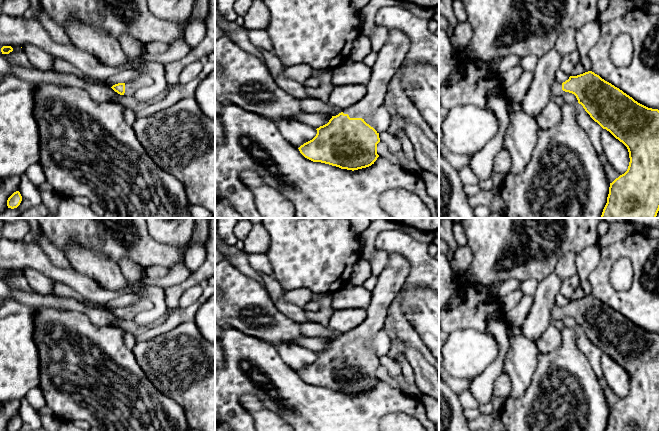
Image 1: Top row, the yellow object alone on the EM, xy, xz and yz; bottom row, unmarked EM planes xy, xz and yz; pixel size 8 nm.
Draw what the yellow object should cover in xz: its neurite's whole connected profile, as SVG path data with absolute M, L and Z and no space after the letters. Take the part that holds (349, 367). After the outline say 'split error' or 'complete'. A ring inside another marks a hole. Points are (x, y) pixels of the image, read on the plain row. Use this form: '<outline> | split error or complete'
M398 253L388 256L388 264L372 290L367 318L316 353L316 360L298 372L305 382L354 395L371 390L379 381L379 357L364 342L385 328L388 308L411 271L411 264L404 256Z | split error

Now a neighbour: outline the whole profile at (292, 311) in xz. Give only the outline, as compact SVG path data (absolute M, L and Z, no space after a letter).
M284 290L280 298L275 302L276 308L285 316L294 320L295 322L301 324L310 322L307 319L302 307L292 304L285 300L285 292L286 291Z

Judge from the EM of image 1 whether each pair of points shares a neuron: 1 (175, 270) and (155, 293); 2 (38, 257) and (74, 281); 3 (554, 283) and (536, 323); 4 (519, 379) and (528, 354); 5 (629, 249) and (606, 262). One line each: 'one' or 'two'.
1: two
2: one
3: one
4: one
5: one

